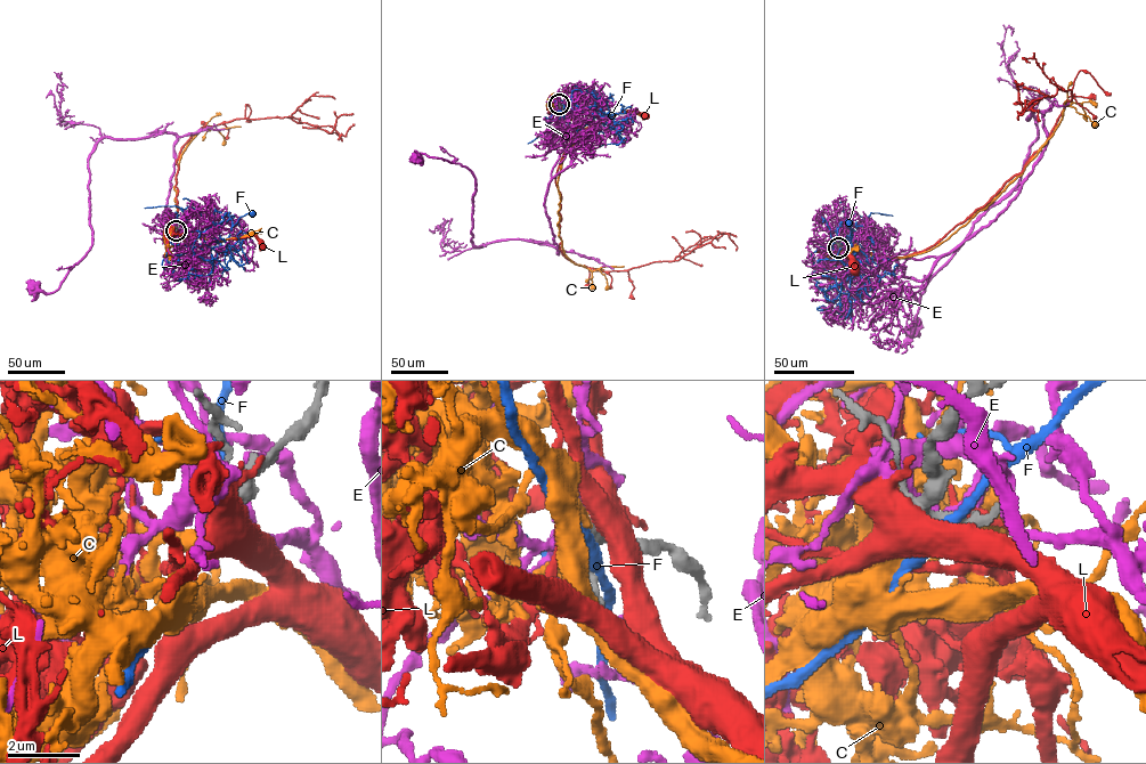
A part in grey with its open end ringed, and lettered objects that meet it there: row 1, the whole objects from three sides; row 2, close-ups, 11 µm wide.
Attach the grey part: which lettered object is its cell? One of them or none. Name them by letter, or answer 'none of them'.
C

